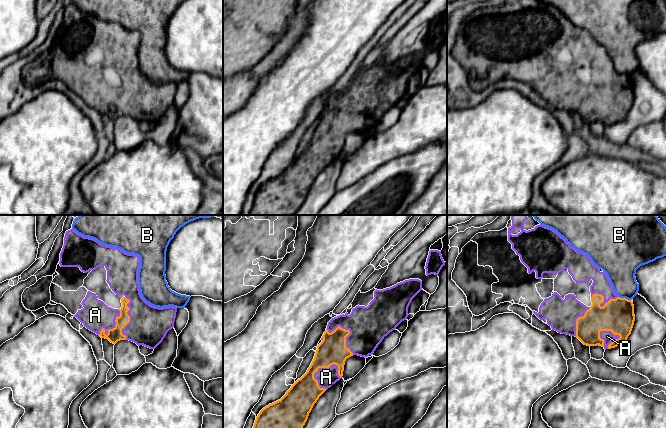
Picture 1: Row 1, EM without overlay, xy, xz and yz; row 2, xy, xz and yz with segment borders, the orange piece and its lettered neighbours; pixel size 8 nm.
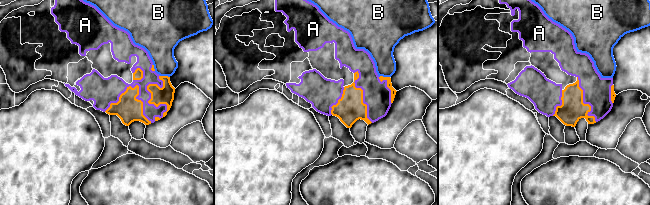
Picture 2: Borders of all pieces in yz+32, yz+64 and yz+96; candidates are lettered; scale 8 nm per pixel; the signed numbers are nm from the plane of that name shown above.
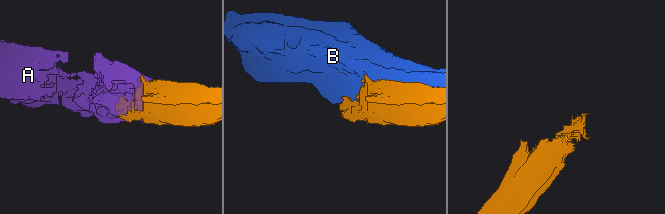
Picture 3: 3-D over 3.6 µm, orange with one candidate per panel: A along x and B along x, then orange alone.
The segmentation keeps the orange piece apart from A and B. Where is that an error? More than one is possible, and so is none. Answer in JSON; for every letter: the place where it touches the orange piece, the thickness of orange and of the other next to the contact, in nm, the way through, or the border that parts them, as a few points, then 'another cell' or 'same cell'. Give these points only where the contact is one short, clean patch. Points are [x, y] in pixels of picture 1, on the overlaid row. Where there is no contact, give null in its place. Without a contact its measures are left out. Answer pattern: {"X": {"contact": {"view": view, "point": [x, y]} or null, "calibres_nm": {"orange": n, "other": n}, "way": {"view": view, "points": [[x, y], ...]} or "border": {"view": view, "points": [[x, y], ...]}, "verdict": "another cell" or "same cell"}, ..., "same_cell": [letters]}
{"A": {"contact": {"view": "xz", "point": [331, 364]}, "calibres_nm": {"orange": 220, "other": 160}, "verdict": "same cell"}, "B": {"contact": {"view": "yz", "point": [624, 298]}, "calibres_nm": {"orange": 280, "other": 260}, "verdict": "another cell"}, "same_cell": ["A"]}

